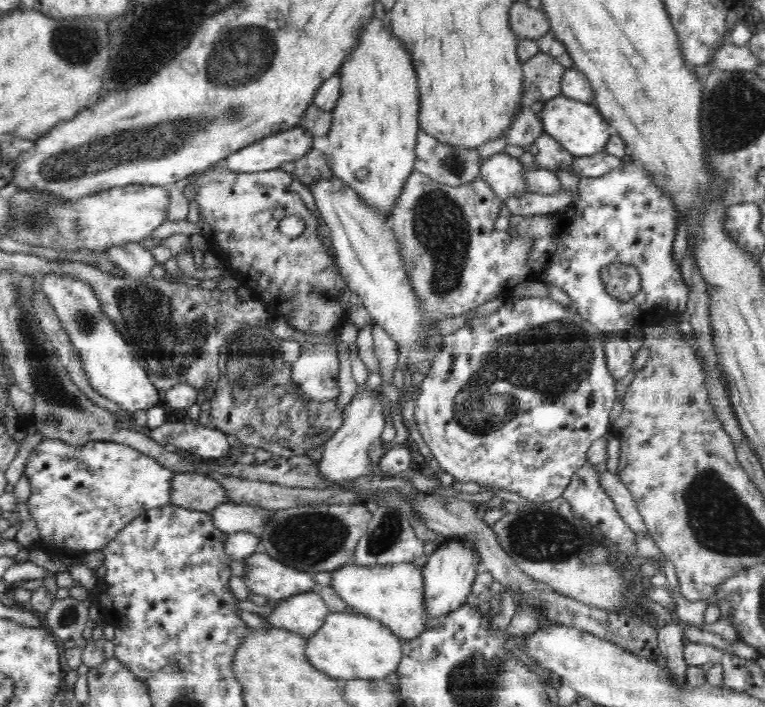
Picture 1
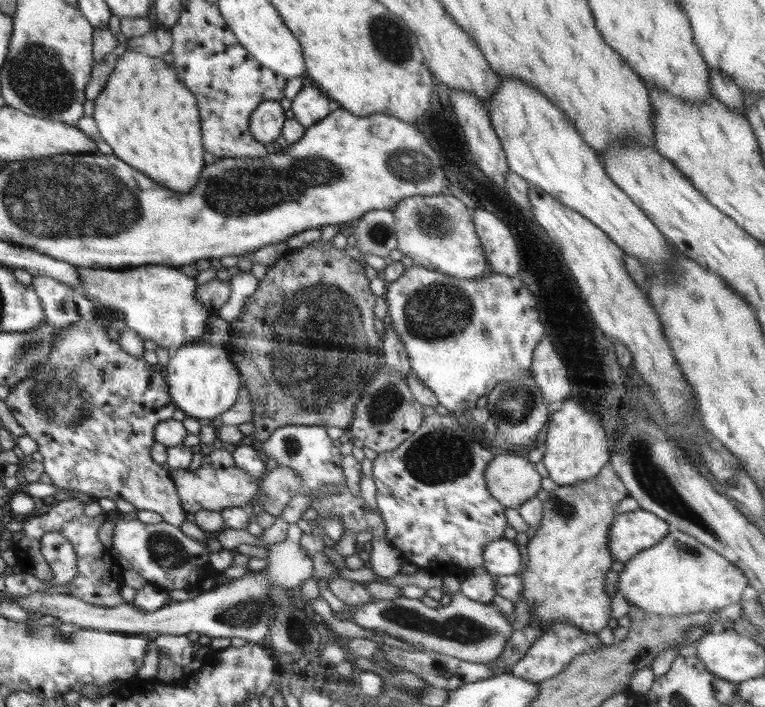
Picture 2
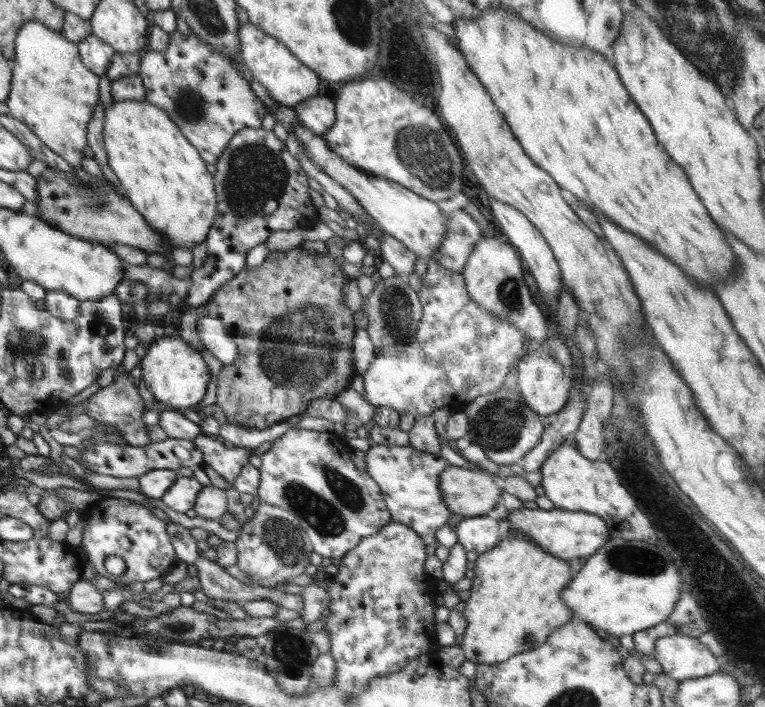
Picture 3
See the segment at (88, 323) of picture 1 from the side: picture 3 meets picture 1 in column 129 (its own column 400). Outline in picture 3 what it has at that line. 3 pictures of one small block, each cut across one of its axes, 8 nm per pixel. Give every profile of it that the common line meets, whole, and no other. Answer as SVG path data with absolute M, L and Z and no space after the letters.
M434 259L428 261L428 269L417 294L422 304L422 317L418 321L414 337L404 346L388 345L375 356L363 374L362 398L376 407L390 406L401 414L410 412L414 416L431 415L434 410L446 406L456 408L458 404L468 403L478 396L504 387L504 380L508 378L512 368L517 370L519 360L530 351L524 333L516 325L480 307L468 295L463 273L446 269Z

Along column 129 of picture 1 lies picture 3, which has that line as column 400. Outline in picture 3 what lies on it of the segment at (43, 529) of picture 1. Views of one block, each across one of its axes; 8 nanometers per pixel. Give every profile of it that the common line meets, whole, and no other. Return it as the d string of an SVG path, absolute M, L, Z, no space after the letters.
M371 445L366 451L365 471L378 483L391 520L406 524L425 545L437 544L436 532L448 524L452 512L442 501L440 474L450 466L442 455L420 451L412 445Z

